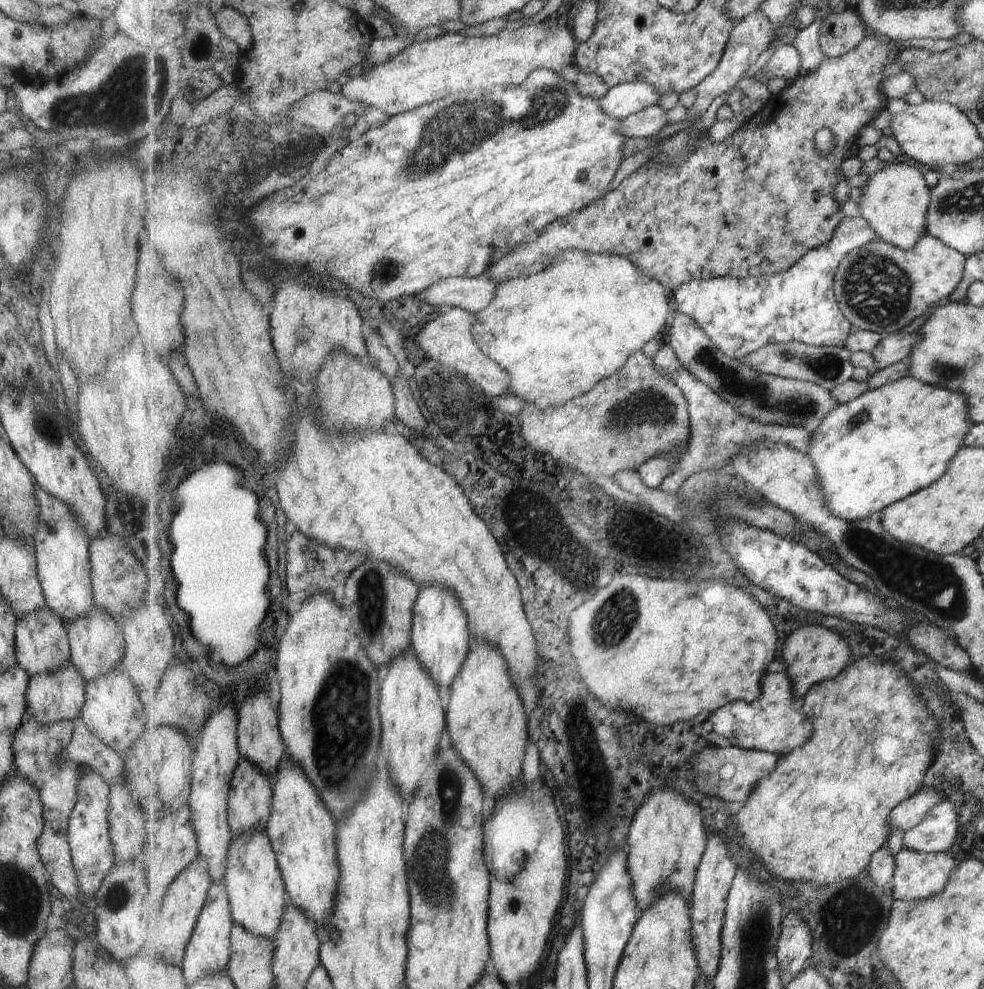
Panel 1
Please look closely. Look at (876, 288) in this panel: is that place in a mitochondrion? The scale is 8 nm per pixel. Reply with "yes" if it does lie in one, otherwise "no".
yes

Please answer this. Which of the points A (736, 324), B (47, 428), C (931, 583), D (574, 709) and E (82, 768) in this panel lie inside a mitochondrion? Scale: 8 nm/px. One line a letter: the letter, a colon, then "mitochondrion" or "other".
A: other
B: mitochondrion
C: mitochondrion
D: mitochondrion
E: other

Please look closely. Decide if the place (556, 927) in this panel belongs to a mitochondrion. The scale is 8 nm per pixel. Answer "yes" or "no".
no

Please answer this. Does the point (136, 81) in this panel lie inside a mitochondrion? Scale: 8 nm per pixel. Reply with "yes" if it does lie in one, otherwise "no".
yes

